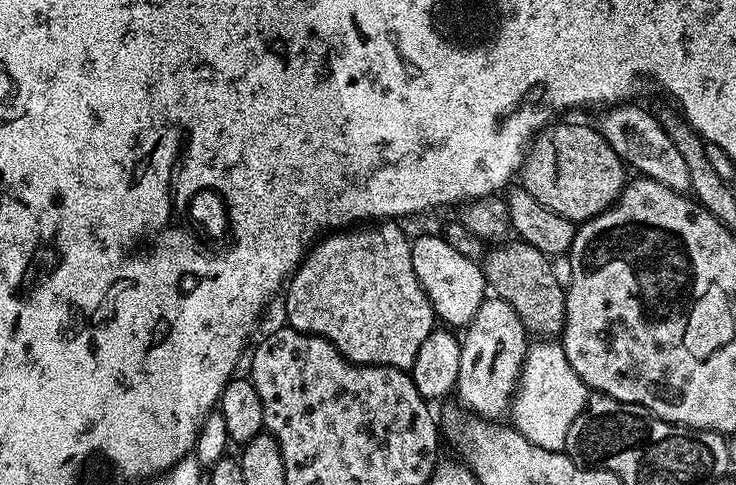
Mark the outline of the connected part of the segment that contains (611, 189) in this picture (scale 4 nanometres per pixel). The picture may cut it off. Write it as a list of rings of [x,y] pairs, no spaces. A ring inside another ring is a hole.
[[[556,122],[535,143],[526,162],[528,177],[525,178],[522,188],[542,206],[554,210],[554,214],[573,222],[583,222],[593,220],[619,200],[626,185],[624,168],[626,169],[626,164],[622,156],[611,148],[603,134],[595,127],[587,128],[584,124],[568,125]]]

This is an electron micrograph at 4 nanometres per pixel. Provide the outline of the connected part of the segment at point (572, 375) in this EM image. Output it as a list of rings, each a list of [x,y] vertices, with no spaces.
[[[540,342],[529,347],[528,359],[519,385],[519,394],[514,406],[516,408],[516,428],[523,439],[534,446],[542,446],[551,452],[564,452],[566,434],[570,434],[570,426],[574,418],[588,403],[590,389],[578,378],[578,374],[570,366],[563,347],[556,342]]]

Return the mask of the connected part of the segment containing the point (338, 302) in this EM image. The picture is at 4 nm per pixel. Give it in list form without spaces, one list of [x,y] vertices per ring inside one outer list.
[[[380,222],[375,226],[369,227],[372,228],[369,232],[340,230],[335,234],[325,235],[323,239],[311,249],[311,252],[305,257],[304,263],[292,274],[286,286],[288,297],[284,300],[284,316],[288,319],[285,320],[287,327],[298,330],[299,332],[306,332],[309,336],[321,336],[324,340],[329,340],[352,364],[382,364],[385,368],[411,369],[414,358],[418,358],[418,350],[422,350],[422,344],[426,342],[426,338],[434,330],[434,313],[432,311],[432,304],[428,301],[427,294],[422,290],[422,286],[414,274],[412,240],[410,236],[407,236],[396,224],[399,223]]]

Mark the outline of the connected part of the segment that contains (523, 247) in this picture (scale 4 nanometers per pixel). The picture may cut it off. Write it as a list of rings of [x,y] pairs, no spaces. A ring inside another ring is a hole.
[[[516,242],[513,248],[496,248],[487,253],[483,263],[487,287],[501,300],[510,302],[524,323],[524,331],[536,338],[556,338],[564,331],[566,288],[552,269],[553,261],[534,246]]]

